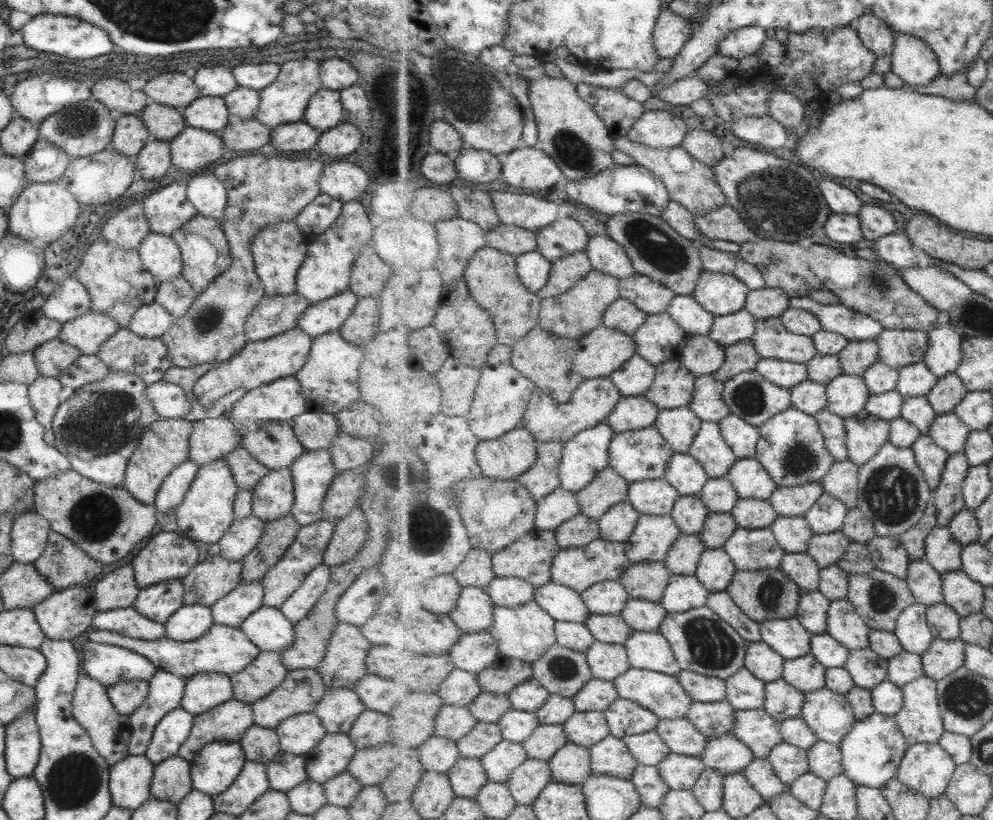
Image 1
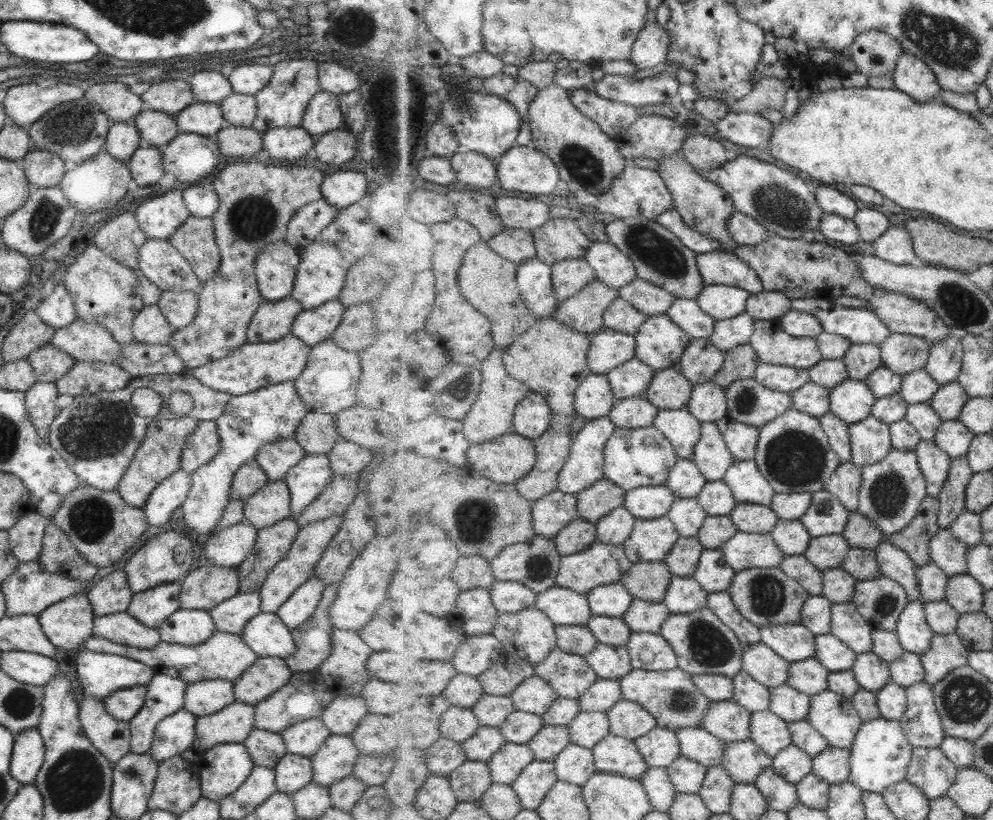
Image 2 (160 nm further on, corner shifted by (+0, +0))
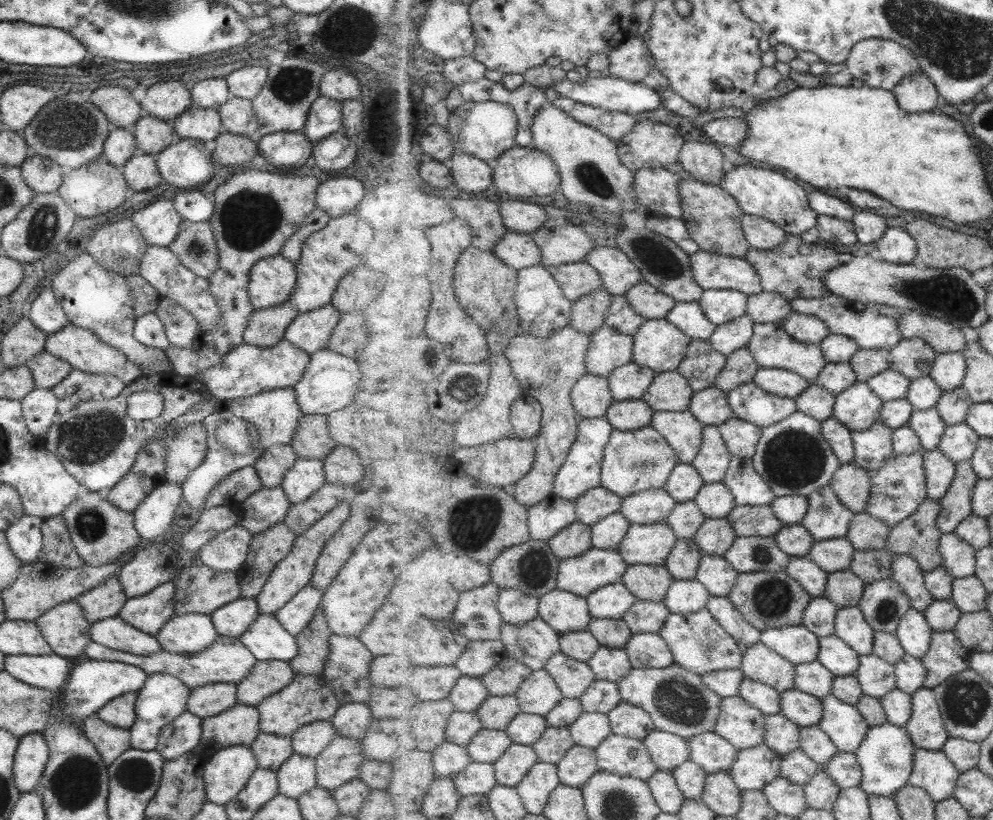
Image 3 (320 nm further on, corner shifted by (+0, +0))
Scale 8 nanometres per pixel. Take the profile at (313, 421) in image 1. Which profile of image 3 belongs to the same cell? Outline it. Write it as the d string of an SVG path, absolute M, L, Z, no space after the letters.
M301 415L289 447L298 459L322 461L335 448L324 415Z

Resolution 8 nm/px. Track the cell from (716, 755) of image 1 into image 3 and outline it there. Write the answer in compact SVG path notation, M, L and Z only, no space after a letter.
M767 743L760 744L753 748L739 750L736 762L733 763L730 770L731 776L742 791L745 790L764 790L764 788L772 781L780 776L781 763L784 755L775 752Z

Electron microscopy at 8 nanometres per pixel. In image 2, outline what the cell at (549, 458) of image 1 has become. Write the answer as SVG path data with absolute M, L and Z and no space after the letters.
M549 317L539 318L515 343L505 348L505 366L511 375L524 381L533 391L542 394L552 407L552 427L533 440L537 452L536 467L516 484L522 496L532 502L558 490L561 470L568 463L572 452L571 424L576 414L576 390L592 373L588 365L591 343L589 334L579 332Z

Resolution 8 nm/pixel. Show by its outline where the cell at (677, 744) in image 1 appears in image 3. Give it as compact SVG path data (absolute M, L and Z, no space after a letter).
M704 732L688 739L692 755L690 759L700 764L708 774L729 773L736 762L738 748L724 736Z

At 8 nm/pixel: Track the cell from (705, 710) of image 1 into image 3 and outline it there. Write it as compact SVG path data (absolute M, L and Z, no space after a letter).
M740 694L724 699L715 732L736 745L738 750L764 743L765 714L749 705Z

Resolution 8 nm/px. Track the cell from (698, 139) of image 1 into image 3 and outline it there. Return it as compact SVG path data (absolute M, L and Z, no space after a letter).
M687 141L680 152L680 162L695 181L719 185L729 166L723 152L713 143Z

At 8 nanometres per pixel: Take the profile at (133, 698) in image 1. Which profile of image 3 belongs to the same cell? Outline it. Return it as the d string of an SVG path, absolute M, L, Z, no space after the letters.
M127 692L110 700L105 706L97 710L93 716L104 722L119 728L128 729L135 720L134 702L136 692Z

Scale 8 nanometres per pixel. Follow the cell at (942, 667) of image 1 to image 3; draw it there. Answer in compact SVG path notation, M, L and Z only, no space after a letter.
M934 631L932 646L921 658L928 669L925 688L934 689L951 678L971 668L973 650L967 648L953 631Z

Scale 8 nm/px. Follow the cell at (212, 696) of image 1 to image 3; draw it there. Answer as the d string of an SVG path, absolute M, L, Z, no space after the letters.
M216 682L190 689L186 711L204 719L229 710L235 704L237 704L236 685Z

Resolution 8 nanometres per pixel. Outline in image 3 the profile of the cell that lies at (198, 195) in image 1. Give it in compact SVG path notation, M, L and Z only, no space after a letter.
M183 192L172 198L173 208L182 218L192 223L208 222L213 212L214 201L201 192Z

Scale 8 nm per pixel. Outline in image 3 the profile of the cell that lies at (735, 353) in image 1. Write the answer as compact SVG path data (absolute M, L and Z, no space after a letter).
M747 347L737 350L728 355L728 362L715 385L726 392L735 390L742 384L753 382L759 370L756 357Z

